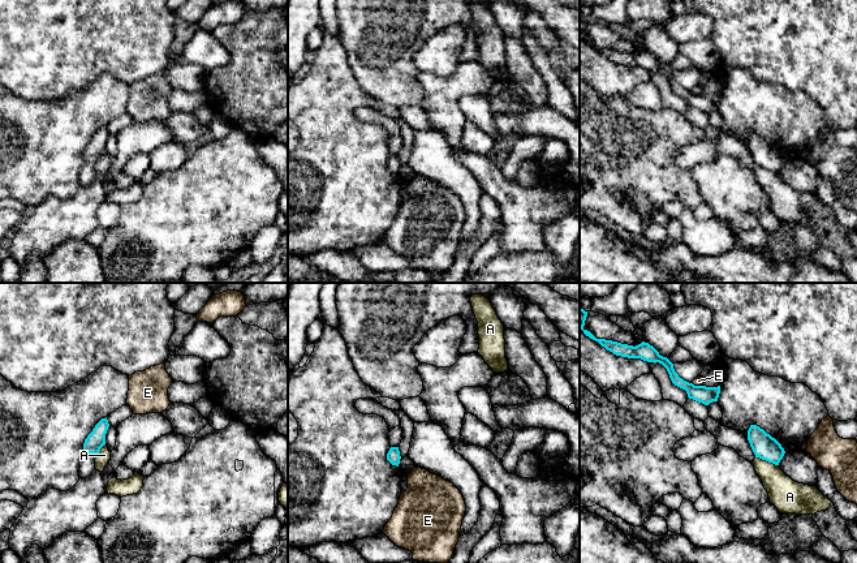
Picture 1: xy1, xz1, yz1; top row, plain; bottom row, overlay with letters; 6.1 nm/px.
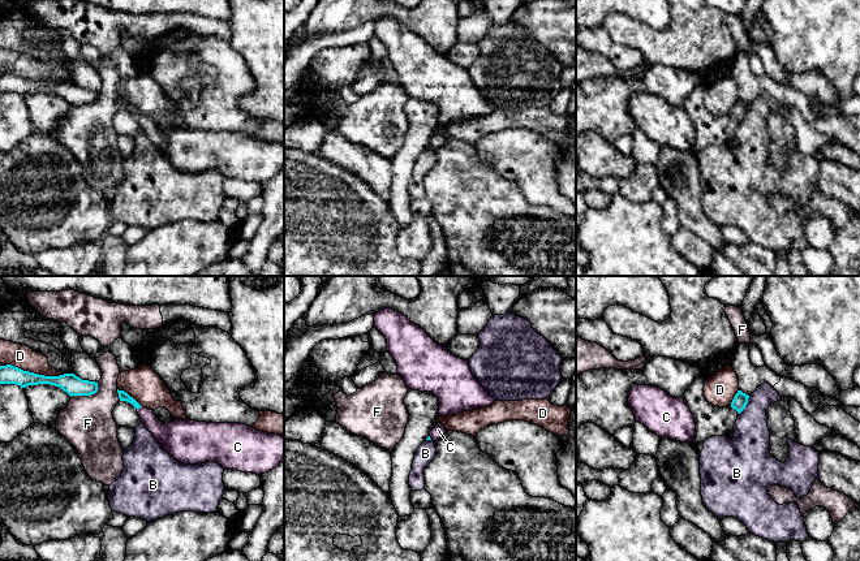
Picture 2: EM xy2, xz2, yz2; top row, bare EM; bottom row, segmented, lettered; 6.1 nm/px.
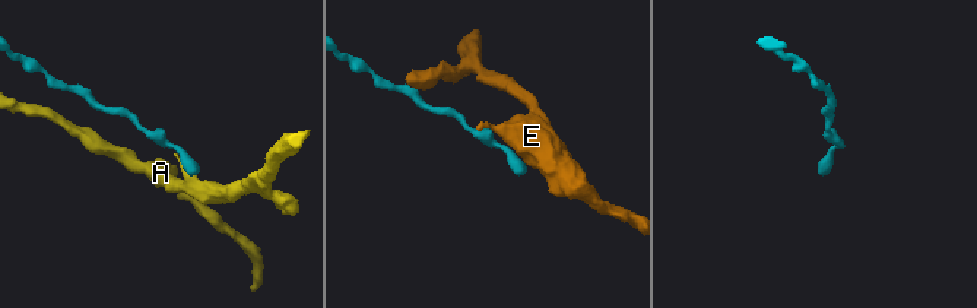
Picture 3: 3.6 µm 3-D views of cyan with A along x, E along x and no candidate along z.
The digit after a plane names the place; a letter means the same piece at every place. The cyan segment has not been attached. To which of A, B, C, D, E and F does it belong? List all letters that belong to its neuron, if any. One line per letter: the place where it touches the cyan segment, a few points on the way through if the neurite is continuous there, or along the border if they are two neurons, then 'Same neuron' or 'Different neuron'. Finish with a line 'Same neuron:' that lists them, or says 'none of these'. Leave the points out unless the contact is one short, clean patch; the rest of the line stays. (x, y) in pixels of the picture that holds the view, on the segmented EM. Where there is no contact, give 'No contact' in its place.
A: Touches cyan at yz1 (767, 460). Boundary: yz1 (756, 456), (778, 465). Different neuron
B: Touches cyan at yz2 (745, 405). Boundary: yz2 (749, 396), (745, 408), (739, 414). Different neuron
C: Touches cyan at xy2 (138, 408). Path across: xy2 (123, 396), (138, 408), (168, 435). Same neuron
D: Touches cyan at xy2 (35, 374). Different neuron
E: Touches cyan at yz1 (697, 386). Boundary: yz1 (692, 383), (701, 386). Different neuron
F: Touches cyan at xy2 (87, 395). Boundary: xy2 (98, 383), (95, 392), (71, 397). Different neuron
Same neuron: C

